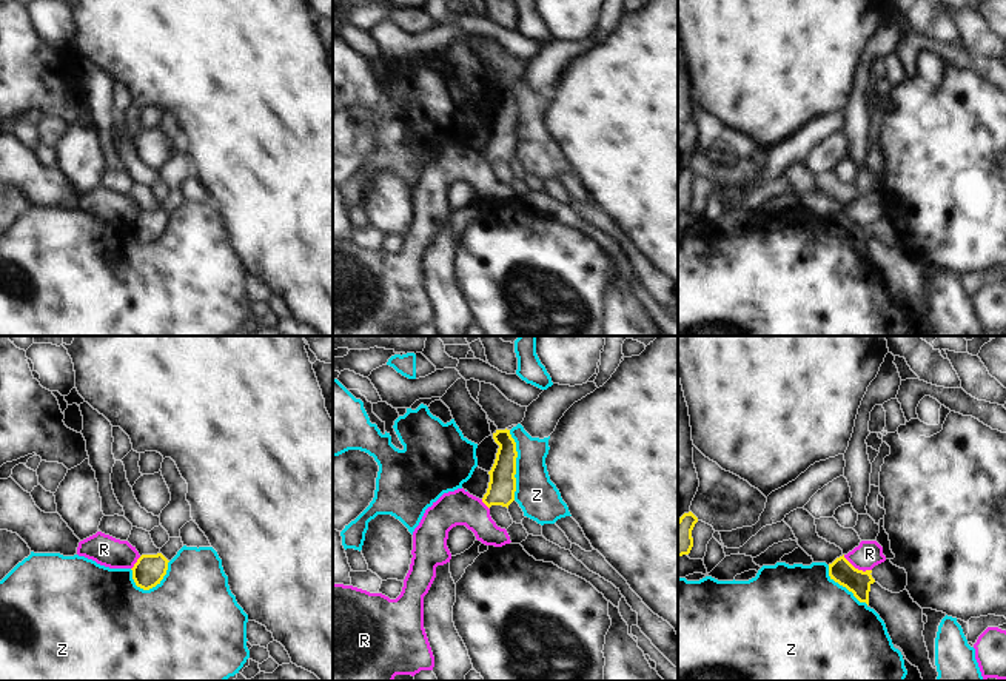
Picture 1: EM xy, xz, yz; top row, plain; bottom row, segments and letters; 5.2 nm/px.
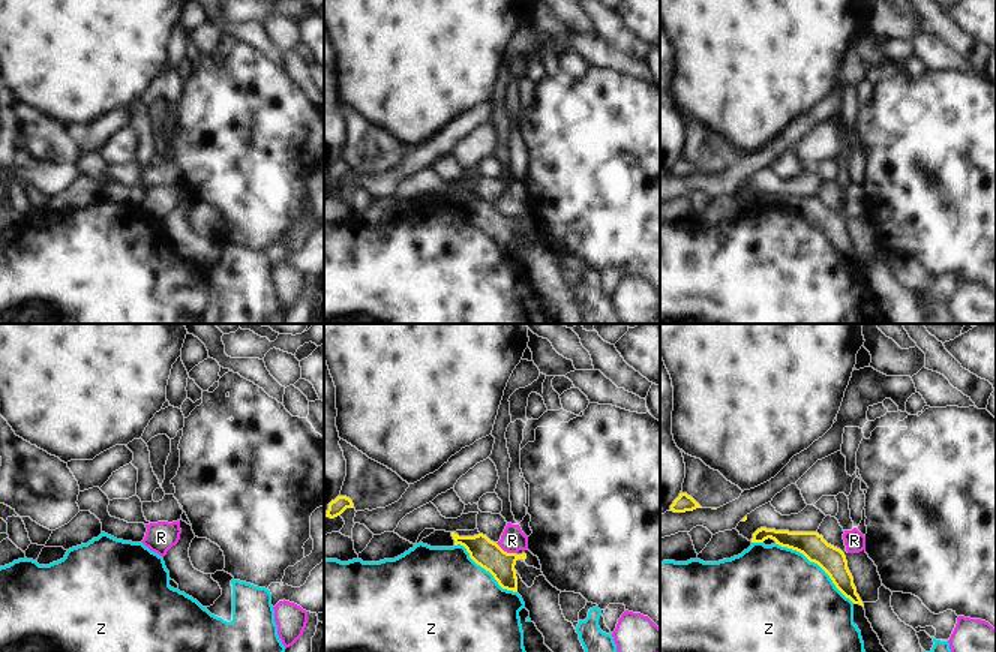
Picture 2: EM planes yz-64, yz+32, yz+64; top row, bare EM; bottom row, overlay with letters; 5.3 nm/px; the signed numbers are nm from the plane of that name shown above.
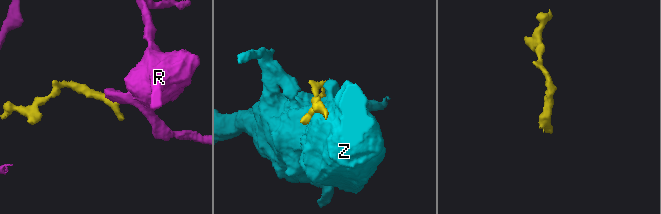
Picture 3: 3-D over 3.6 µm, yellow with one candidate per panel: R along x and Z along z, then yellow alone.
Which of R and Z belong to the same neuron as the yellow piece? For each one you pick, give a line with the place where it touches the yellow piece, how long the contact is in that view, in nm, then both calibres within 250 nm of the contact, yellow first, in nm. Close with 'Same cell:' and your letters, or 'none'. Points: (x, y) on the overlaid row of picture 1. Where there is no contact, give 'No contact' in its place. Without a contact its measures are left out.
Same cell: none.

